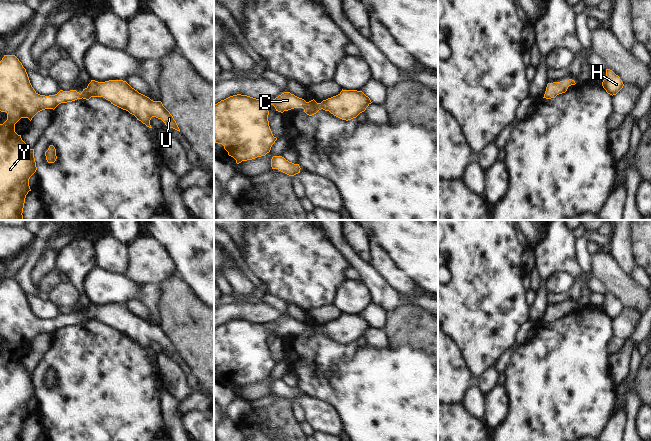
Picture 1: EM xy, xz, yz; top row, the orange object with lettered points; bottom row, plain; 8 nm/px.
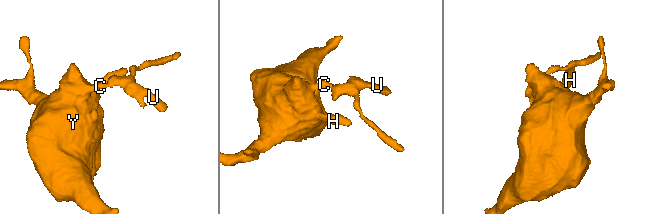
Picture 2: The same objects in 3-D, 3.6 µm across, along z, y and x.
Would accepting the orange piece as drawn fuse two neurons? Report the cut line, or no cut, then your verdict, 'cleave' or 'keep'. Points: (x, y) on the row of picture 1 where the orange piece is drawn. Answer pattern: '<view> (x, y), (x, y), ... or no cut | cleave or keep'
no cut | keep

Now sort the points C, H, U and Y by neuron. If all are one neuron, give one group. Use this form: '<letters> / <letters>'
C H U Y

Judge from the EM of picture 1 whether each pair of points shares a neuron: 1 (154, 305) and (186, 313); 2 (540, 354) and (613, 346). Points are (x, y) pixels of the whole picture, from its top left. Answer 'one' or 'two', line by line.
1: two
2: two

